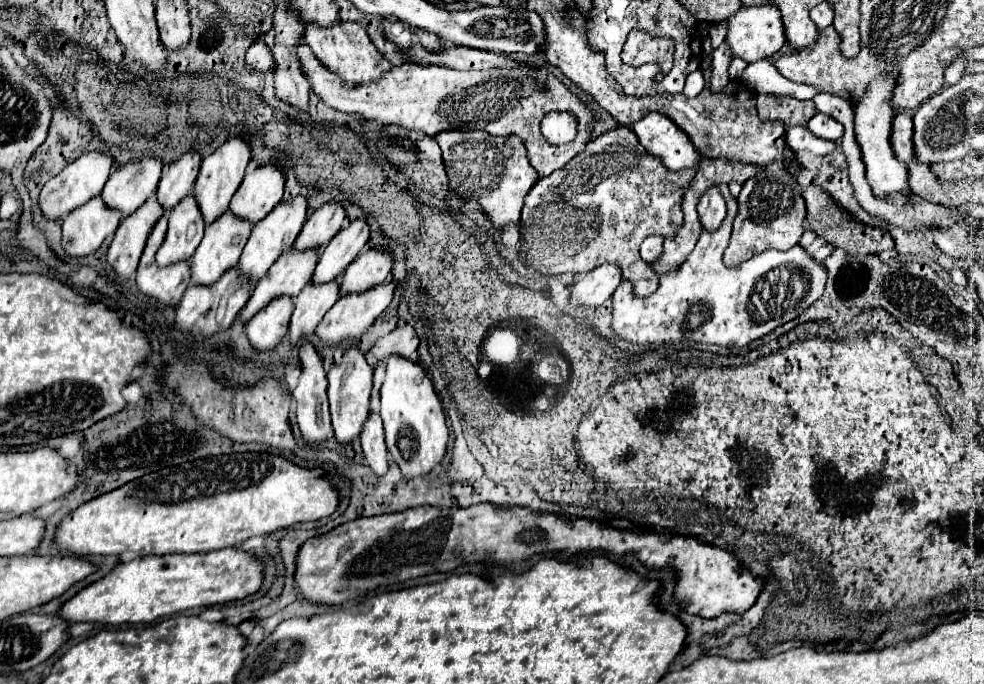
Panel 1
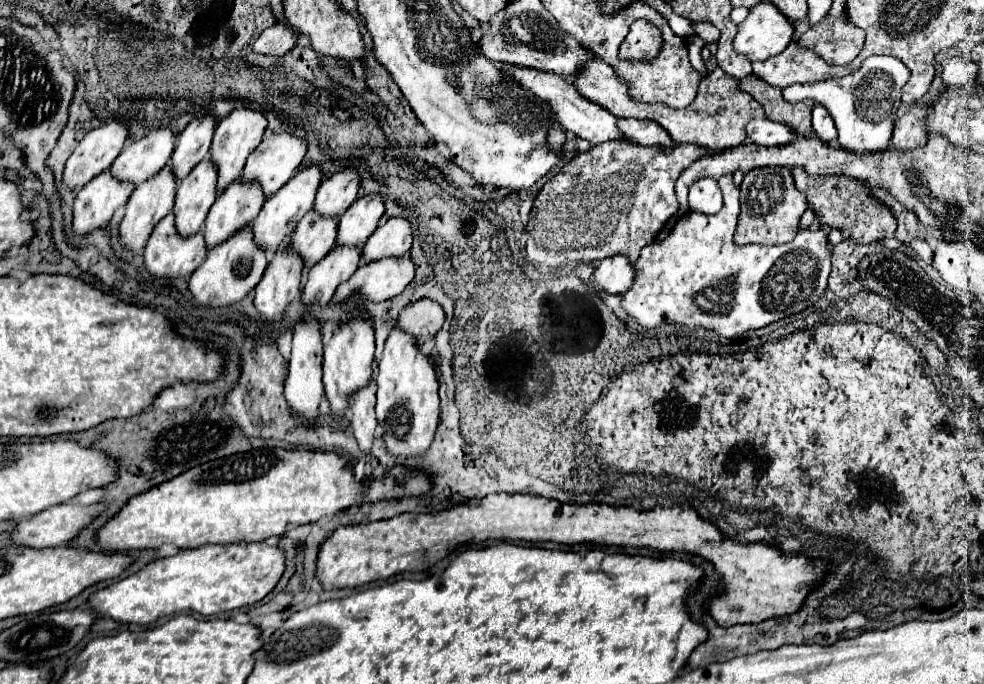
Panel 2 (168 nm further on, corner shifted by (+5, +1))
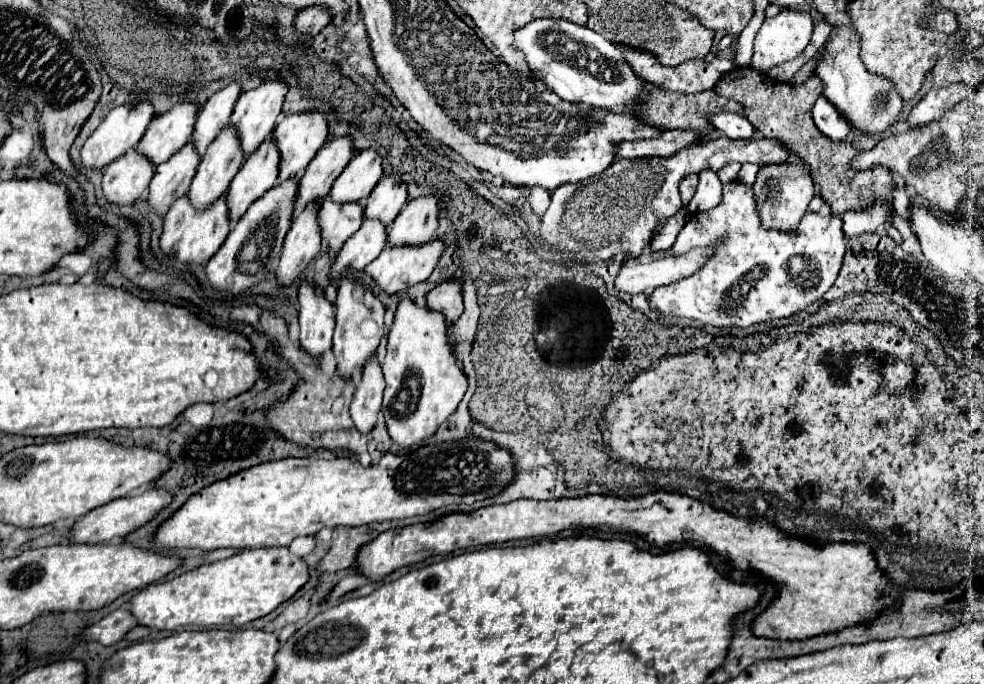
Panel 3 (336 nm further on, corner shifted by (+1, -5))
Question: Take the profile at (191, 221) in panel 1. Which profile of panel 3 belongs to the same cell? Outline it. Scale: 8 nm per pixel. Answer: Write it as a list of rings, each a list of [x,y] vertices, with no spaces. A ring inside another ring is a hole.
[[[224,128],[212,146],[208,146],[186,194],[194,210],[204,212],[218,198],[222,198],[240,166],[242,156],[238,154],[238,142],[234,142],[230,128]]]

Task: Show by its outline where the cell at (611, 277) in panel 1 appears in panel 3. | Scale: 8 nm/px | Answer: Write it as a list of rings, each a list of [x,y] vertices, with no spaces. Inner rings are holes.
[[[670,250],[666,252],[652,252],[652,254],[640,254],[638,258],[626,258],[618,276],[616,276],[616,290],[626,292],[626,294],[650,294],[654,288],[658,286],[666,286],[678,278],[686,278],[692,274],[692,270],[698,270],[698,266],[702,266],[702,262],[706,262],[706,258],[710,256],[710,250],[692,250],[690,254],[684,256],[672,256]]]

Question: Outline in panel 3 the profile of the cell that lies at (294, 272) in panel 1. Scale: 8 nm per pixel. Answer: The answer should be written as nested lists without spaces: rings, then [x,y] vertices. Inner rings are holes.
[[[328,198],[322,200],[318,210],[318,226],[322,234],[322,242],[328,252],[338,252],[342,242],[358,230],[362,224],[362,206],[360,204],[334,204]]]

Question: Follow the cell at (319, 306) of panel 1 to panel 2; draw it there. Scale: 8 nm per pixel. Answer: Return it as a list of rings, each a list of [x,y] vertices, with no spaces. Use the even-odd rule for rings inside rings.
[[[336,246],[330,250],[308,274],[304,286],[304,304],[306,306],[326,306],[334,296],[338,284],[346,282],[356,268],[360,266],[362,248],[360,246]]]

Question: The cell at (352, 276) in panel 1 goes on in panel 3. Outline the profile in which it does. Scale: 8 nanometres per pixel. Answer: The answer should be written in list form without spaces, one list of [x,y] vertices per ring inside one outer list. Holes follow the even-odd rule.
[[[424,196],[408,202],[388,228],[388,246],[422,246],[434,240],[438,228],[438,200]]]

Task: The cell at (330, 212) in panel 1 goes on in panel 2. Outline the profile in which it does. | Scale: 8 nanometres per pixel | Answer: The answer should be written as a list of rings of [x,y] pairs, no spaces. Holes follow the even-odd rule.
[[[354,166],[344,168],[322,182],[316,194],[314,210],[322,212],[322,216],[340,216],[350,204],[358,198],[360,174]]]

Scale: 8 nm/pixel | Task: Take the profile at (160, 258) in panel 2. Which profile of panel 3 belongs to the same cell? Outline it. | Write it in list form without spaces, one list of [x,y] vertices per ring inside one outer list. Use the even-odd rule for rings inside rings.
[[[182,196],[182,198],[178,198],[178,202],[174,202],[174,206],[164,216],[160,248],[162,248],[164,256],[172,254],[182,264],[206,264],[218,252],[222,242],[226,240],[230,228],[232,228],[232,224],[228,220],[228,210],[226,210],[224,198],[214,202],[214,206],[210,206],[204,212],[194,212],[192,206],[188,204],[188,198]]]

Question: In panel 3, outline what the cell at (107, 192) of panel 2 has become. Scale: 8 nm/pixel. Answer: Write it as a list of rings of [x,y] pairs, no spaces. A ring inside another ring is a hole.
[[[128,150],[118,162],[112,162],[104,170],[102,192],[108,204],[124,206],[142,198],[142,192],[148,188],[154,166],[146,158],[138,158],[134,150]]]

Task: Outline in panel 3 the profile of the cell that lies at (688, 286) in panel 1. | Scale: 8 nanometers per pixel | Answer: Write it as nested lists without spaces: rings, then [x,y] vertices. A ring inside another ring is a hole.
[[[734,180],[724,184],[722,204],[716,210],[708,210],[702,214],[694,214],[684,228],[678,232],[678,240],[672,246],[672,254],[680,256],[690,252],[696,246],[714,246],[714,254],[706,260],[706,264],[696,270],[692,276],[672,282],[668,286],[656,288],[648,302],[650,308],[658,316],[682,316],[690,320],[698,320],[702,324],[718,326],[718,328],[748,328],[758,322],[770,322],[778,318],[788,318],[802,312],[812,302],[820,300],[824,292],[834,284],[838,270],[842,266],[842,256],[846,252],[846,238],[842,232],[840,216],[820,216],[814,212],[806,212],[802,218],[802,226],[796,234],[782,234],[778,230],[762,230],[758,222],[758,214],[754,210],[754,192],[750,186]]]

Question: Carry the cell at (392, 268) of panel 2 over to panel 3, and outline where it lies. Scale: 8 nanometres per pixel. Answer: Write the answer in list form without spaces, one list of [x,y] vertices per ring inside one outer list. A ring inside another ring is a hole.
[[[438,240],[422,244],[422,246],[402,246],[402,248],[390,248],[390,246],[386,246],[380,252],[380,256],[366,266],[364,272],[376,282],[376,286],[382,292],[386,292],[390,296],[392,294],[400,294],[406,288],[410,288],[410,286],[426,280],[432,274],[434,266],[436,266],[436,262],[438,262],[438,258],[442,254],[442,250],[444,250],[444,246]]]

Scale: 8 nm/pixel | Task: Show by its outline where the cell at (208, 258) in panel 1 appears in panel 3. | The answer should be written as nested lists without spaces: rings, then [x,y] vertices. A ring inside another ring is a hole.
[[[266,138],[258,154],[254,154],[254,158],[248,158],[240,166],[238,174],[234,176],[228,188],[226,206],[230,222],[238,222],[252,202],[256,202],[270,188],[274,188],[276,178],[278,178],[278,150],[274,150],[274,146],[270,146],[270,138]]]

